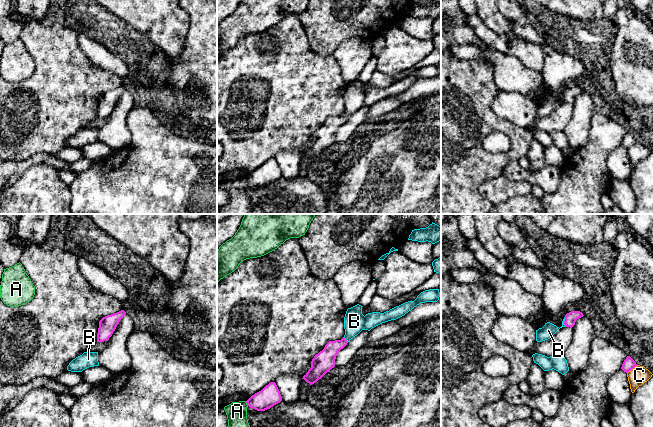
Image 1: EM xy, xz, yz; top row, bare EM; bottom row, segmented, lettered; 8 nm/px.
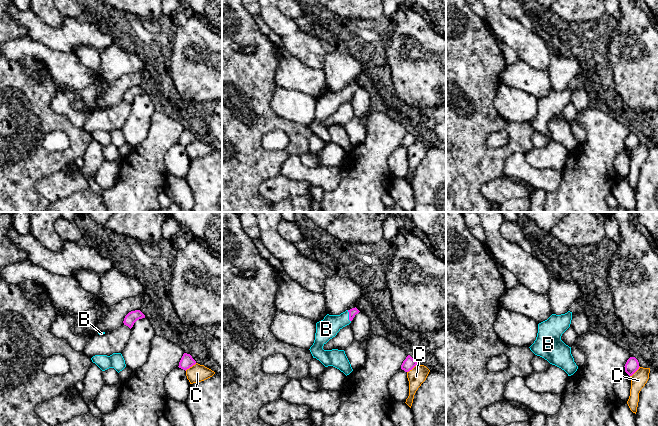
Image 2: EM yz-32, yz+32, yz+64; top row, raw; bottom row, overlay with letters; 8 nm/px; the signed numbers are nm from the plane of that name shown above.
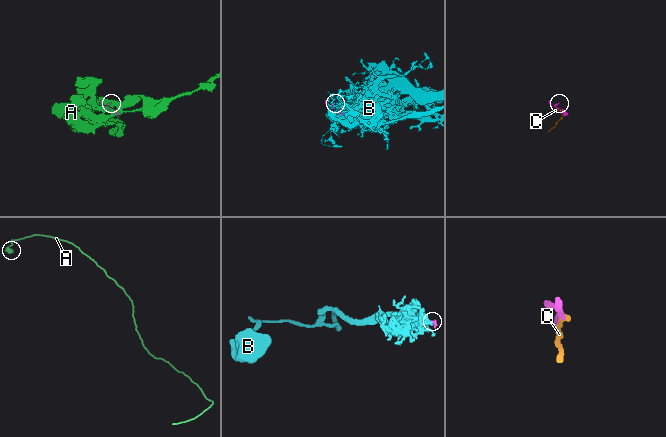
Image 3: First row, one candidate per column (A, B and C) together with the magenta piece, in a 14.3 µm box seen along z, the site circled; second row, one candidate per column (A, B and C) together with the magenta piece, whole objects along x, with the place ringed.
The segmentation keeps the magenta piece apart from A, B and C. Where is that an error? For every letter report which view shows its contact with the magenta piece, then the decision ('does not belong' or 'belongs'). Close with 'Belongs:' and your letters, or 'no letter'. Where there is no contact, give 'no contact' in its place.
A: meets magenta in xz; does not belong
B: meets magenta in yz; belongs
C: meets magenta in yz; does not belong
Belongs: B

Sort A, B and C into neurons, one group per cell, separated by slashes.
A / B / C

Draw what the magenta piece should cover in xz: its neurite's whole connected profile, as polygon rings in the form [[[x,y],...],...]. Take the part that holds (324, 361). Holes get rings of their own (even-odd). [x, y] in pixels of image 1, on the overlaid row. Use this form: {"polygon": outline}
{"polygon": [[[439,289],[425,290],[421,292],[414,301],[405,302],[384,313],[372,312],[365,316],[362,314],[363,306],[359,304],[348,308],[344,317],[344,337],[341,340],[329,341],[324,349],[314,356],[311,361],[311,368],[302,379],[312,385],[321,379],[327,372],[330,372],[330,370],[335,367],[335,358],[338,352],[362,330],[370,331],[372,328],[382,323],[396,320],[404,316],[420,303],[437,302],[439,297]]]}

